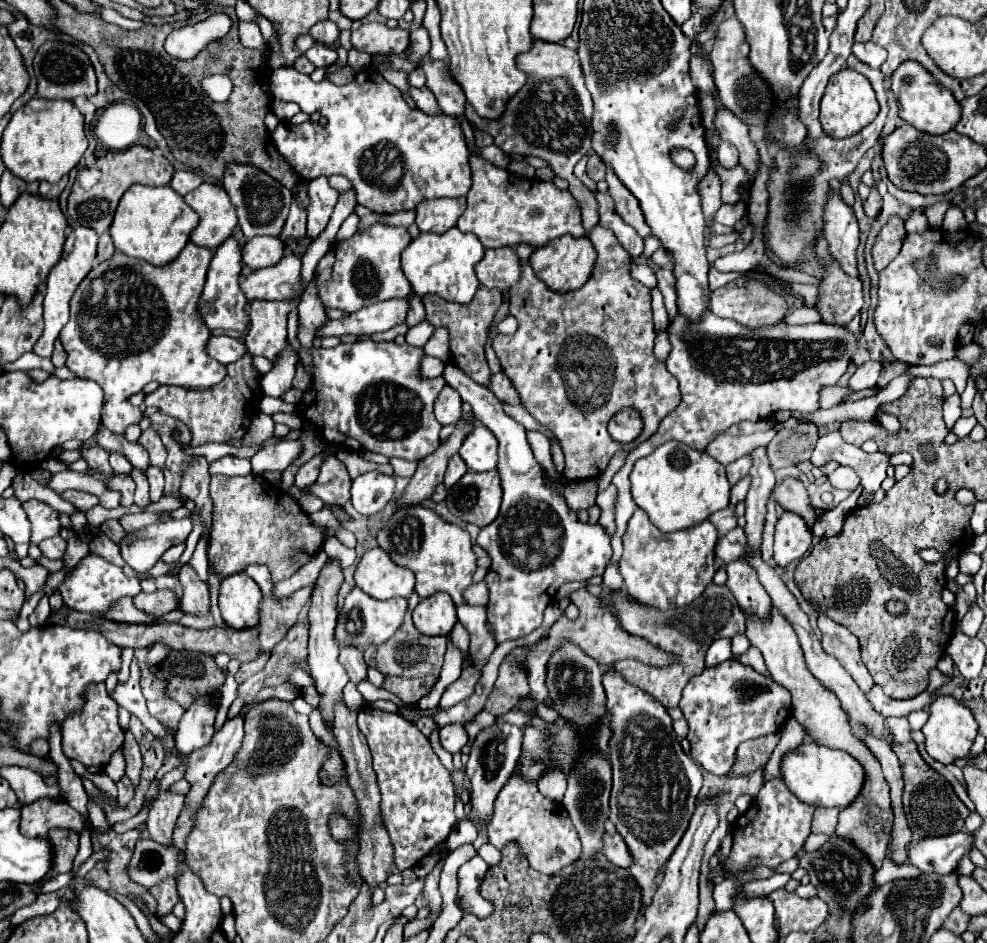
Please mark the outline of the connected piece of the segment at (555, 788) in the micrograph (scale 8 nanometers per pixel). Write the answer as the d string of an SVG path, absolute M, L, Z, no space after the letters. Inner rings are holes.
M549 772L549 776L543 776L537 782L537 786L543 796L549 796L549 800L561 802L565 796L565 790L567 790L567 778L561 776L559 772Z

